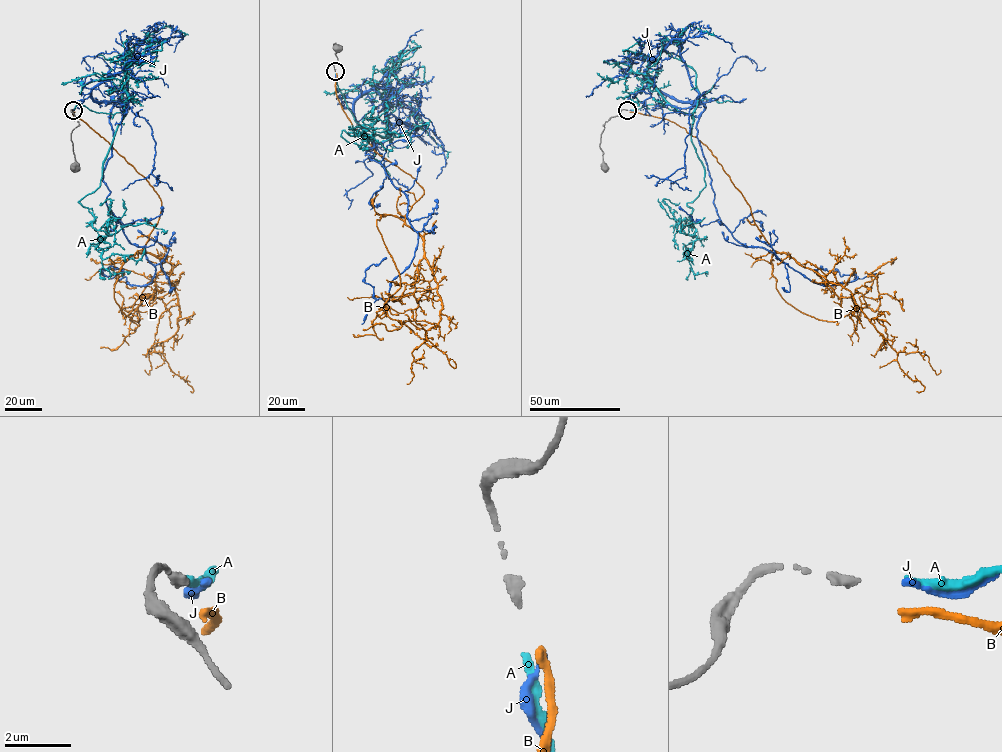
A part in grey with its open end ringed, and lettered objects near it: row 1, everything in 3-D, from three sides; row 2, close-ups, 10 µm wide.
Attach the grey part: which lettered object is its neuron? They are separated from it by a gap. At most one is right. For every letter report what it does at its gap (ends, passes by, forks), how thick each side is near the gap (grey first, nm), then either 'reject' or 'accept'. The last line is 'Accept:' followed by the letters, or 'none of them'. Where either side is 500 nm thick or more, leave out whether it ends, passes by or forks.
A: it ends; calibres 280 and 240 nm; reject
B: it ends; calibres 280 and 240 nm; reject
J: it ends; calibres 280 and 190 nm; accept
Accept: J

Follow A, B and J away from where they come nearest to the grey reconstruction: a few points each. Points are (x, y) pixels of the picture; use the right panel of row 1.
A: (630, 109), (694, 112), (705, 186), (686, 204), (690, 260), (686, 248)
B: (629, 111), (666, 119), (711, 151), (776, 251), (772, 275), (786, 301), (827, 321), (877, 309), (886, 348)
J: (630, 110), (664, 107), (666, 96), (700, 102), (719, 219), (812, 281), (858, 277), (814, 272)

